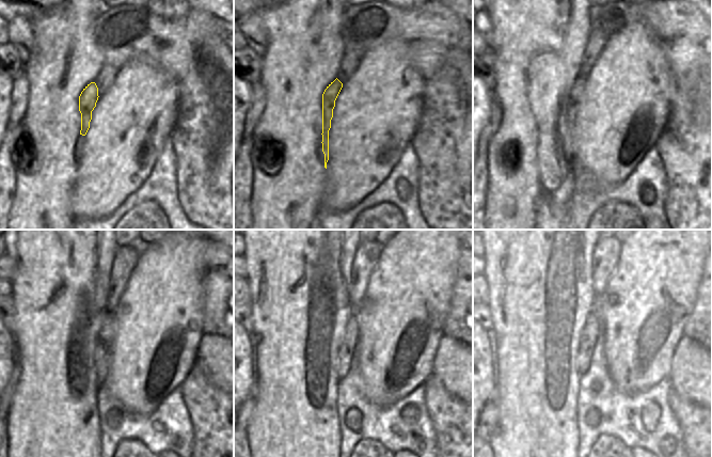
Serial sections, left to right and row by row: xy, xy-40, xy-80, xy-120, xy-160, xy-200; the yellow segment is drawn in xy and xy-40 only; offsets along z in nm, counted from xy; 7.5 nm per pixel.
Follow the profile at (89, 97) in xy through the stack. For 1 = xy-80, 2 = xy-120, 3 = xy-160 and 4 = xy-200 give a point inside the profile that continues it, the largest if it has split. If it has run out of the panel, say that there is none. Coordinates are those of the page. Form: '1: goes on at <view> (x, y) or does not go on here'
1: goes on at xy-80 (566, 123)
2: goes on at xy-120 (104, 350)
3: goes on at xy-160 (348, 344)
4: goes on at xy-200 (590, 331)

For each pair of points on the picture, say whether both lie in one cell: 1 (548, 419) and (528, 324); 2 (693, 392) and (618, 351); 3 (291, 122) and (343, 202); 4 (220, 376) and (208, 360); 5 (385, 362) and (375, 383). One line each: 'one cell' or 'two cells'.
1: one cell
2: two cells
3: two cells
4: one cell
5: one cell

